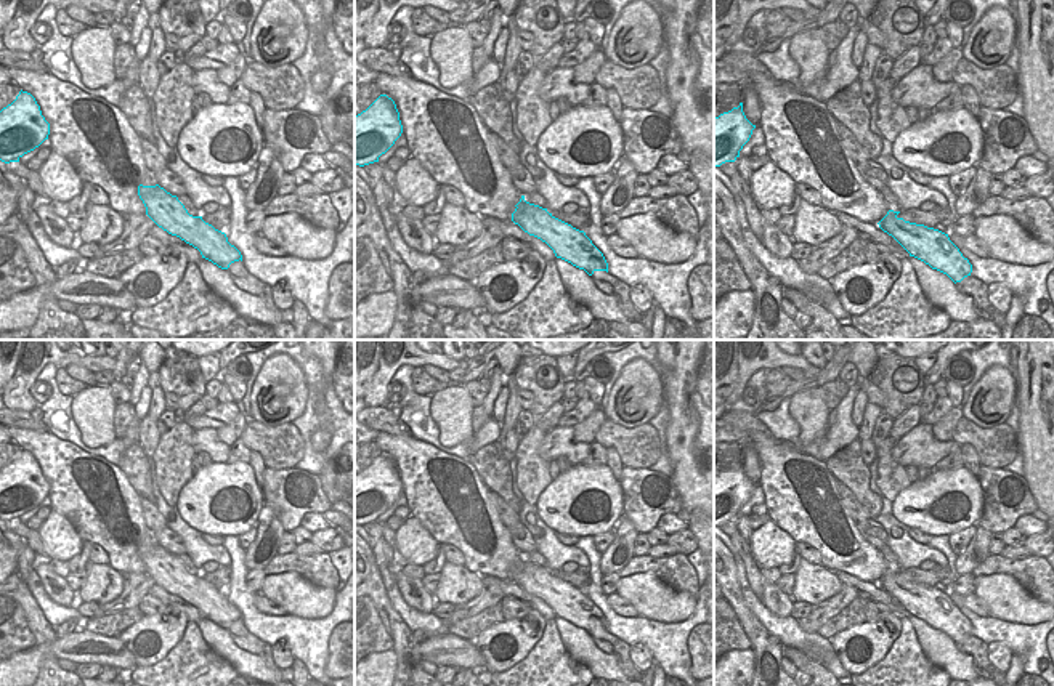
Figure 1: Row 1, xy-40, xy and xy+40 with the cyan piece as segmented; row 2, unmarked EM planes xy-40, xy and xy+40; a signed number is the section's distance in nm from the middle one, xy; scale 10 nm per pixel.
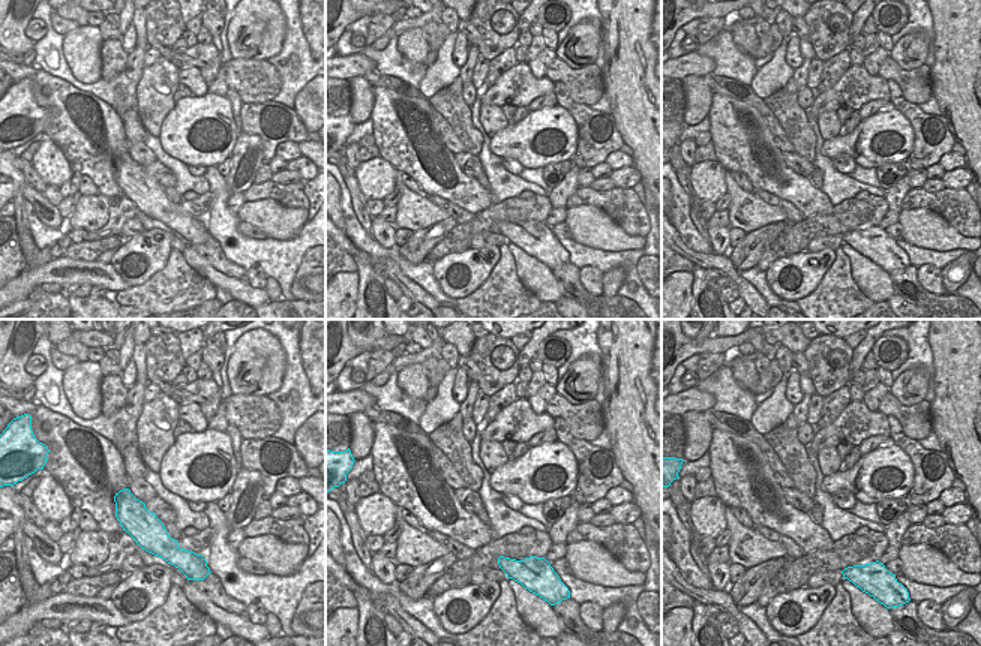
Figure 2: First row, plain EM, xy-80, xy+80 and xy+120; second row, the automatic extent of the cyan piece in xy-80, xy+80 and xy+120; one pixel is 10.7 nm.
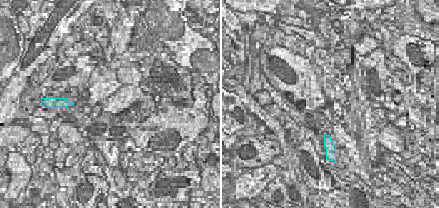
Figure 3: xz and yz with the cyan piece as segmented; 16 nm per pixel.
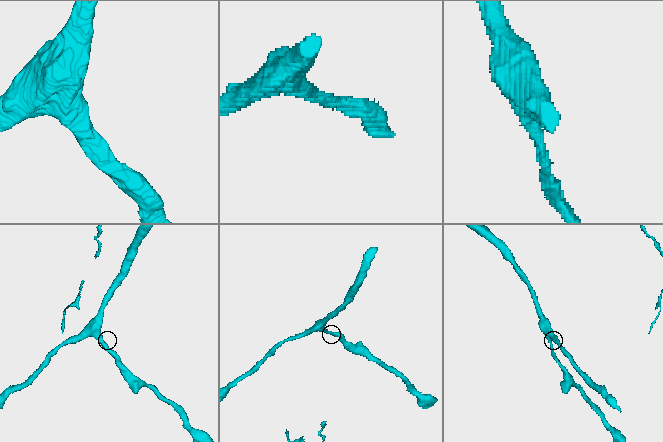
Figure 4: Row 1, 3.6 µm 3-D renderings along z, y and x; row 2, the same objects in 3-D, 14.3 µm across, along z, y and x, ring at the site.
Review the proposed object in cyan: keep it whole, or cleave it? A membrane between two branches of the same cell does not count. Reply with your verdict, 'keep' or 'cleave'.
keep

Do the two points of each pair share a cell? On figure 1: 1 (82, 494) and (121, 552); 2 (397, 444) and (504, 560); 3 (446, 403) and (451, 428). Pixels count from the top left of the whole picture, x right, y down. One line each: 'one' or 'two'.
1: one
2: one
3: one

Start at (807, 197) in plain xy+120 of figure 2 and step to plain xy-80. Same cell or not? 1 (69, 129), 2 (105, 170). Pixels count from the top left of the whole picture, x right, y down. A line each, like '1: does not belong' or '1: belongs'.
1: belongs
2: belongs

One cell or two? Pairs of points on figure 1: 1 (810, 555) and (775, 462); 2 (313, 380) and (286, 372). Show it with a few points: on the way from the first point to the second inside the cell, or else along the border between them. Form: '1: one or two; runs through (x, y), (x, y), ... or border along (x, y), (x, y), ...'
1: two; border along (798, 542), (812, 545), (820, 553), (822, 563)
2: two; border along (297, 364), (307, 387), (307, 404), (302, 414)

